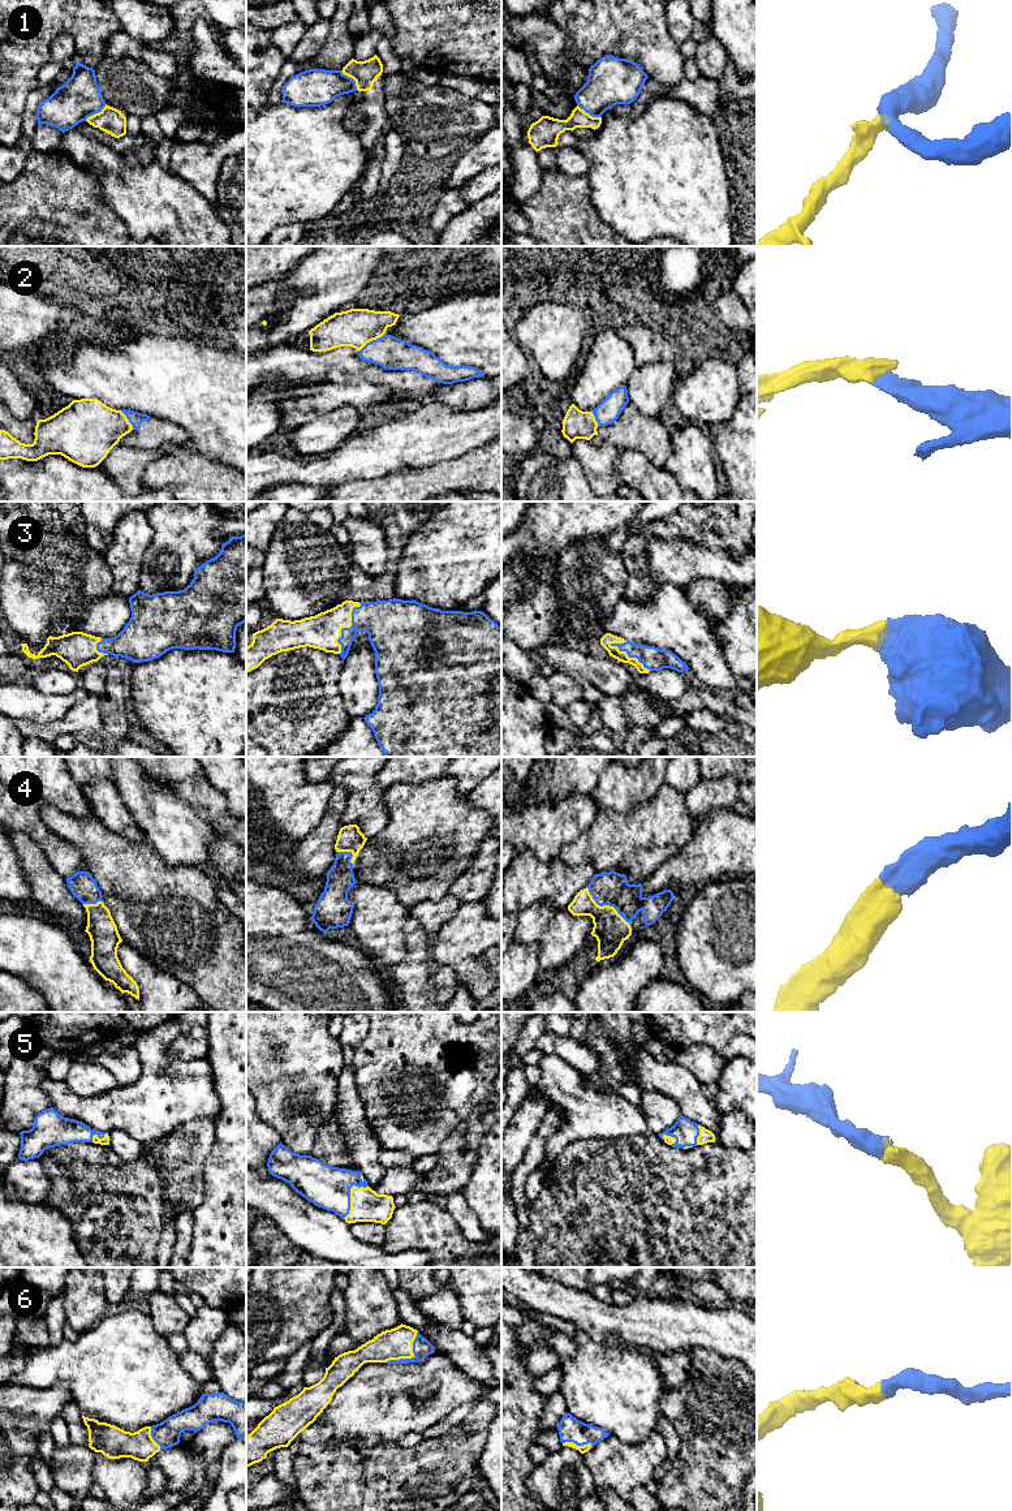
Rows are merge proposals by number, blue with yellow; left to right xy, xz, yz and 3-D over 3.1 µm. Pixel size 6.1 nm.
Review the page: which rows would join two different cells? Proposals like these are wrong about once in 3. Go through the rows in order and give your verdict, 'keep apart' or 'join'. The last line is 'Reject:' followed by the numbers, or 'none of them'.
1: keep apart
2: join
3: join
4: join
5: join
6: join
Reject: 1

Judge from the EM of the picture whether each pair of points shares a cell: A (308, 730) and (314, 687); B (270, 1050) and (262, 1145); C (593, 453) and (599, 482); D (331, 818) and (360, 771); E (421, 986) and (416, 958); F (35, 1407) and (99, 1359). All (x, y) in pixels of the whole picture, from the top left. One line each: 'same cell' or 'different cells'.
A: same cell
B: different cells
C: same cell
D: different cells
E: same cell
F: different cells

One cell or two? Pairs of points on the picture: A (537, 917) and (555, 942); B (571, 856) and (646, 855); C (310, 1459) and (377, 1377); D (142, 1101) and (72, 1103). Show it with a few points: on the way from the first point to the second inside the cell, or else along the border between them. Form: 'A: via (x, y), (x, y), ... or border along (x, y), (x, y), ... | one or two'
A: via (543, 924), (555, 935) | one
B: via (589, 853), (628, 853) | one
C: border along (314, 1421), (331, 1428), (330, 1445), (361, 1445) | two
D: via (125, 1106), (89, 1106) | one

